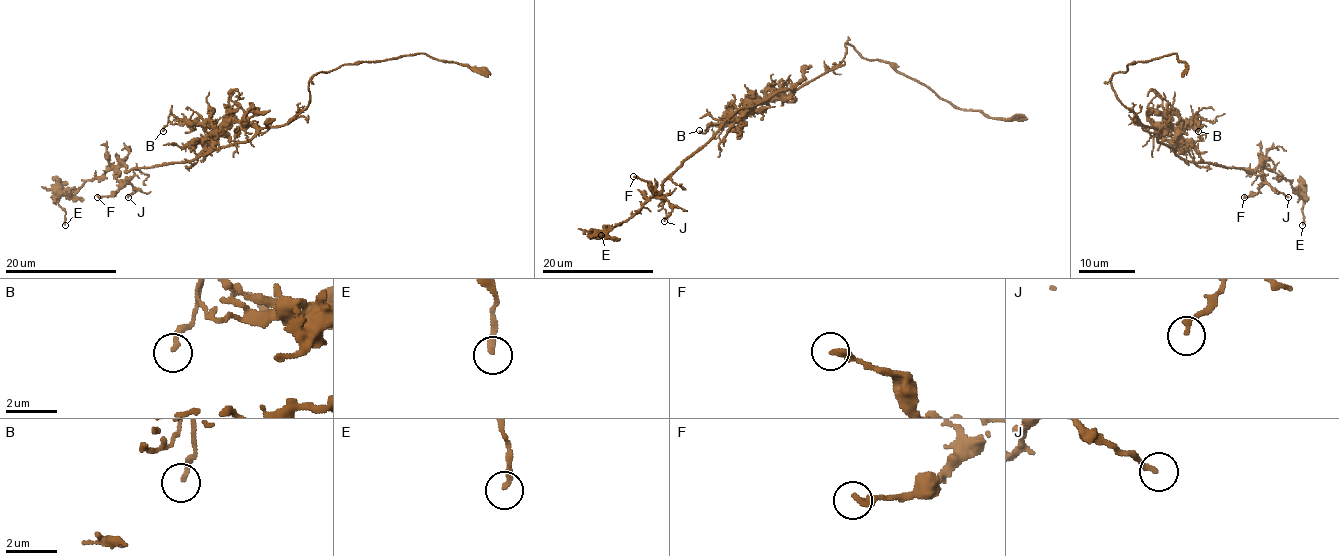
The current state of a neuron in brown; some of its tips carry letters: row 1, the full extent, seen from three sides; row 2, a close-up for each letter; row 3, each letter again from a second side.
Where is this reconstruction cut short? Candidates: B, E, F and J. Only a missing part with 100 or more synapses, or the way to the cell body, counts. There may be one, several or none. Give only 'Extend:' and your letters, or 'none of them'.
Extend: none of them

